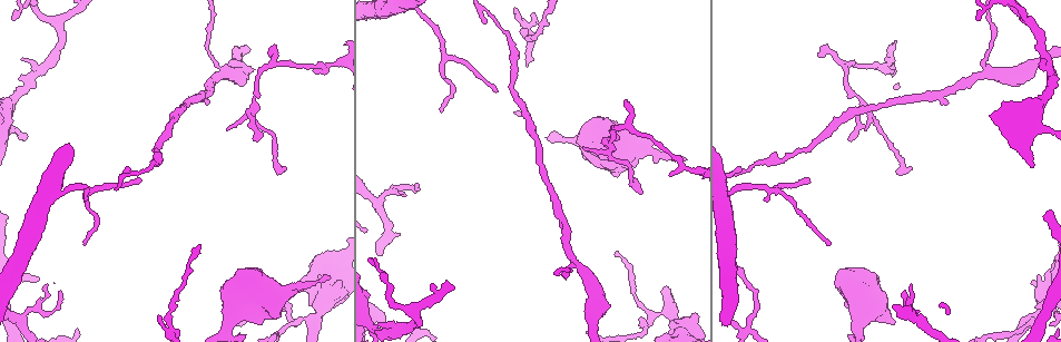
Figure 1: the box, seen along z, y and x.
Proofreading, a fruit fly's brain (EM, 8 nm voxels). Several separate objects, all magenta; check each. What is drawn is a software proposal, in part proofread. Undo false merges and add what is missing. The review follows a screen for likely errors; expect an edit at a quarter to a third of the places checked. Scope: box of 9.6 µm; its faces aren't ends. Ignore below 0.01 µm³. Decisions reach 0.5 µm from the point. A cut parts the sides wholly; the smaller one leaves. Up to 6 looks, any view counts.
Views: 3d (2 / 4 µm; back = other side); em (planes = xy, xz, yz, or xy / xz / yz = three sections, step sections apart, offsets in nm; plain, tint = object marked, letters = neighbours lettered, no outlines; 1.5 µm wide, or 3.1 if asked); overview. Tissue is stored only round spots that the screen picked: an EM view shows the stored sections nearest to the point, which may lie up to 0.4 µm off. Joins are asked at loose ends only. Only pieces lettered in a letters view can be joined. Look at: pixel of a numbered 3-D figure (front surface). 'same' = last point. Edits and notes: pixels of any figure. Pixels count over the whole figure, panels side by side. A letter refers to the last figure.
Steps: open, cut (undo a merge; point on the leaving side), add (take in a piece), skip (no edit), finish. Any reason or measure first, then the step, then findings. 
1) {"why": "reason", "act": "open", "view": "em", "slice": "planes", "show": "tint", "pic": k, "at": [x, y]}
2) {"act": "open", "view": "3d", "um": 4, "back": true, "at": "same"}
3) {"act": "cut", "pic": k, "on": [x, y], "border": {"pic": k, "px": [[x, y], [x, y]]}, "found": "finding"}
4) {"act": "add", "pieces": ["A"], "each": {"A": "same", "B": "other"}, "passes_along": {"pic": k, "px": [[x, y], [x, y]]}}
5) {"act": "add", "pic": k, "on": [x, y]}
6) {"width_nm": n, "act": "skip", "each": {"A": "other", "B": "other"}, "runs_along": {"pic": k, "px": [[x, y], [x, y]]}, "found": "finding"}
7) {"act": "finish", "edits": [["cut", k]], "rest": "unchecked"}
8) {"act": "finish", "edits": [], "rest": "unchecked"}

{"why": "free end", "act": "open", "view": "3d", "um": 4, "pic": 1, "at": [404, 193]}

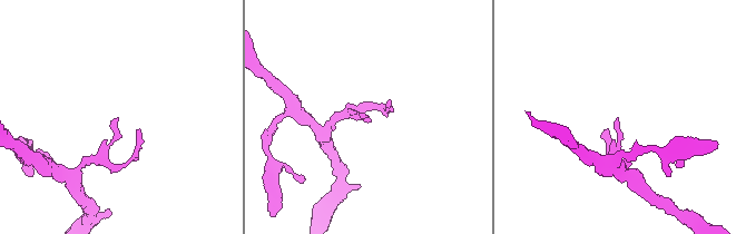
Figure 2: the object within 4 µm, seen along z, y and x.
{"act": "open", "view": "em", "slice": "planes", "show": "letters", "pic": 2, "at": [368, 115]}

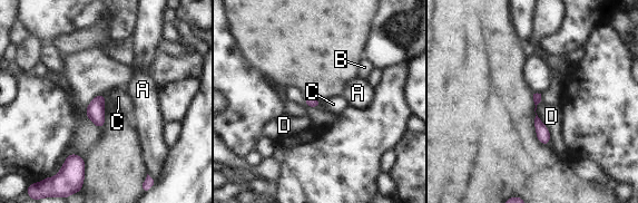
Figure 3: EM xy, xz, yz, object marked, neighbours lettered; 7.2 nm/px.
{"act": "add", "pieces": ["C"], "each": {"A": "other", "B": "other", "C": "same", "D": "other"}, "passes_along": {"pic": 3, "px": [[95, 110], [105, 97], [118, 97]]}, "found": "the cell continues"}

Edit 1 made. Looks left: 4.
{"why": "see it whole again", "act": "open", "view": "overview"}

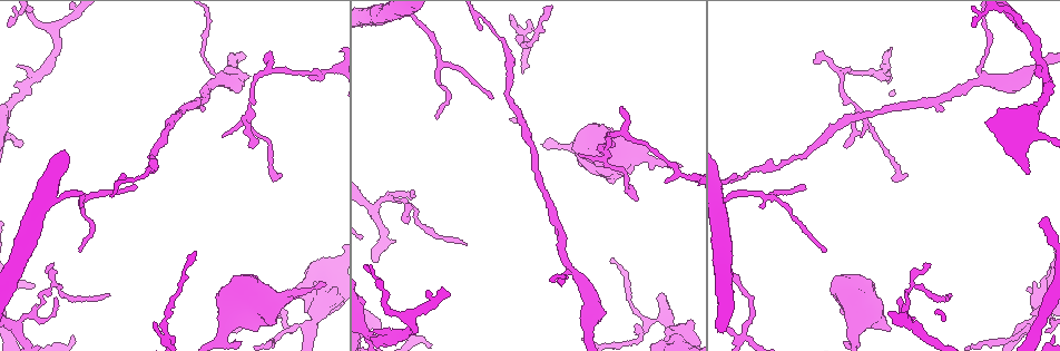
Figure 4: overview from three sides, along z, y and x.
{"act": "open", "view": "em", "slice": "planes", "show": "letters", "pic": 4, "at": [265, 62]}

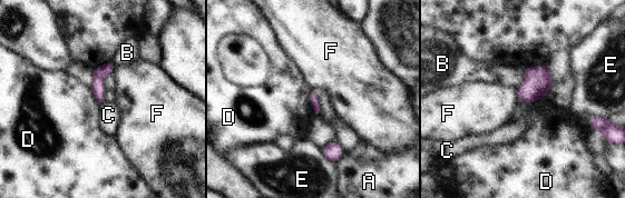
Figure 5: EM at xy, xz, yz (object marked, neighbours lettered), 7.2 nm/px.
{"act": "skip", "each": {"A": "other", "B": "other", "C": "other", "D": "other", "E": "other", "F": "other"}, "border": {"pic": 5, "px": [[310, 89], [310, 106], [314, 116]]}, "found": "no lettered piece goes on from it"}

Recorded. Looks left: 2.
{"act": "finish", "edits": [["add", 3]], "rest": "unchecked"}

